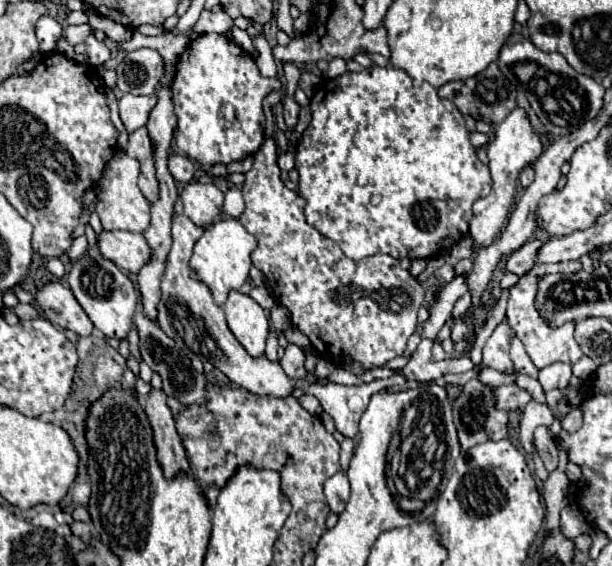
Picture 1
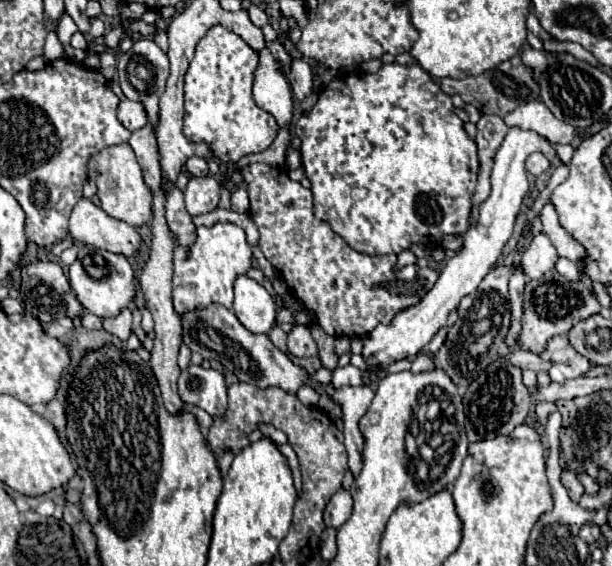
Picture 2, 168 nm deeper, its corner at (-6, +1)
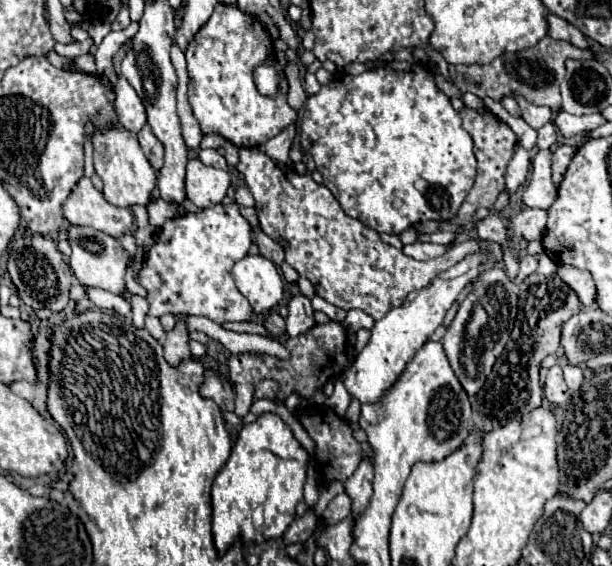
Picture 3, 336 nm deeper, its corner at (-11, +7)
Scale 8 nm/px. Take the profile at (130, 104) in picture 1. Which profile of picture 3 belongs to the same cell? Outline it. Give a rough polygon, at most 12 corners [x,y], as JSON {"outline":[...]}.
{"outline":[[119,76],[115,112],[129,132],[147,124],[143,102]]}

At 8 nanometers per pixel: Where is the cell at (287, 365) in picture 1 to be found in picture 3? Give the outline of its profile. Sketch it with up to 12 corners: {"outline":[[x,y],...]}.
{"outline":[[311,300],[287,302],[287,334],[305,334],[313,324]]}

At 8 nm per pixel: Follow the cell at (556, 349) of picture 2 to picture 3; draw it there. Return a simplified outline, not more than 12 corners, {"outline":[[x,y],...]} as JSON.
{"outline":[[565,366],[565,382],[571,392],[583,383],[581,368]]}

